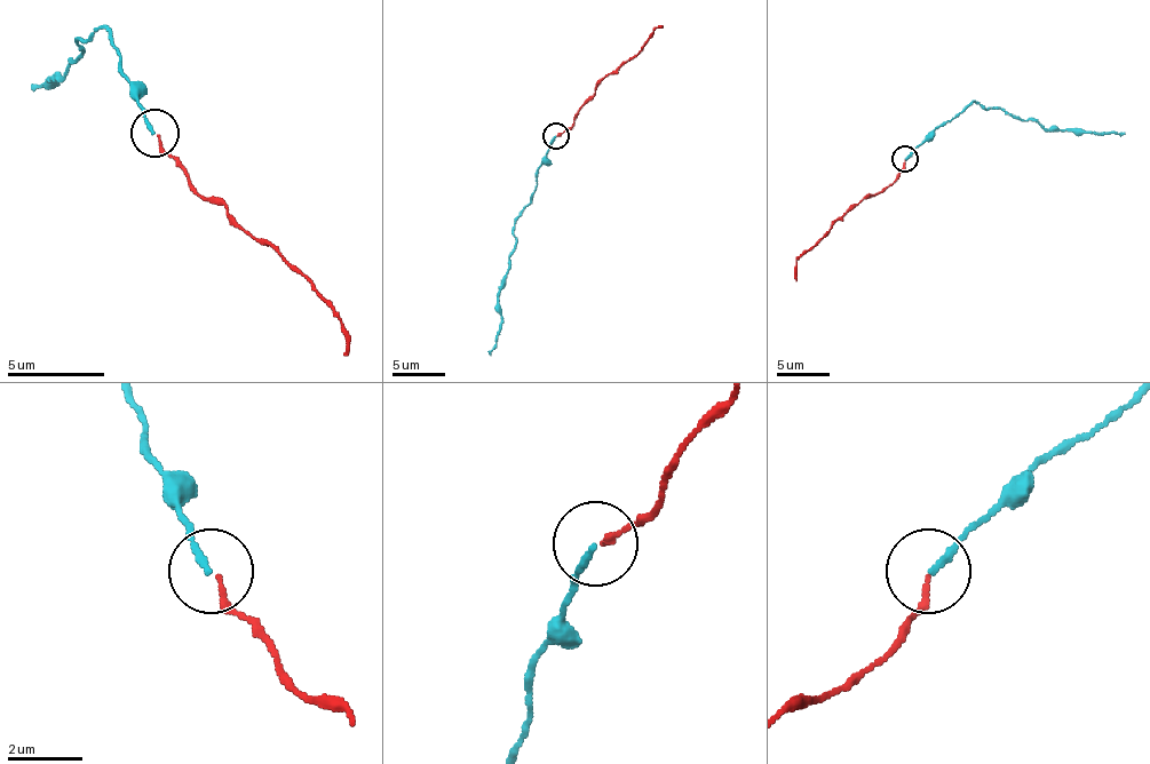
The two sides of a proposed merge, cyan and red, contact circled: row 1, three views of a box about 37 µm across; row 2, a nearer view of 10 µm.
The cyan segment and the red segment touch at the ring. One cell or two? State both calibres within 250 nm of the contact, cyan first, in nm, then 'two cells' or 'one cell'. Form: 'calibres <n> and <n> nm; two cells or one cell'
calibres 180 and 150 nm; one cell

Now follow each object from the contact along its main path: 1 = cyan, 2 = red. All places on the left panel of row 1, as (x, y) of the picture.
1: (153, 134), (124, 76), (114, 41), (100, 28), (76, 41), (80, 56), (52, 80), (56, 85), (37, 85)
2: (158, 134), (163, 148), (187, 177), (294, 264), (338, 312), (342, 357)

